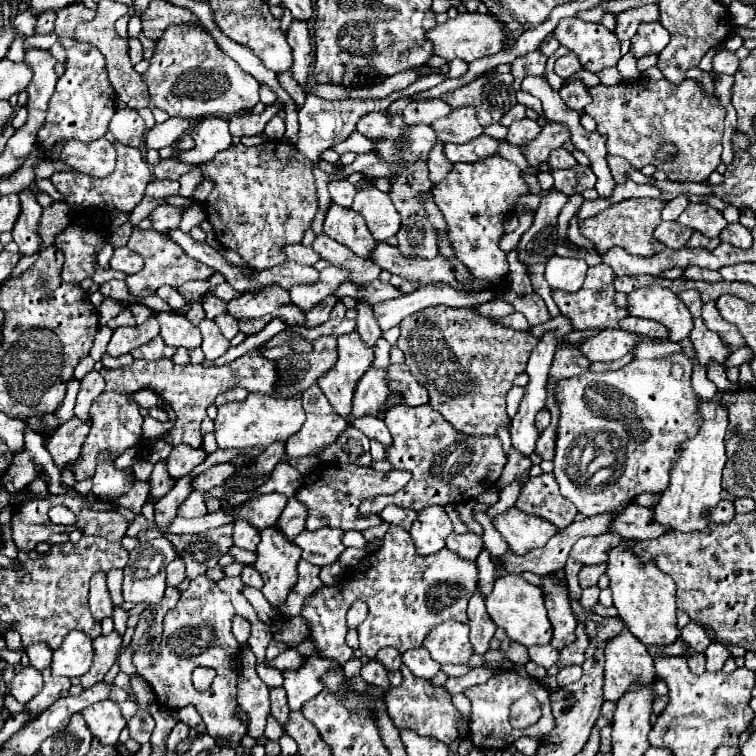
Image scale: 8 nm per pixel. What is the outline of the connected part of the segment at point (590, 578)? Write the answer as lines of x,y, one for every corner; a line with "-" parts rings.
607,562
596,566
584,566
579,572
580,586
585,589
597,585
599,578
606,572

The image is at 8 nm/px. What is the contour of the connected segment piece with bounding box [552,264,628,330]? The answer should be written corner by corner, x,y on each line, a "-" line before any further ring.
598,264
598,266
590,266
584,286
576,292
576,294
568,294
562,290
554,290
552,298
556,302
556,306
560,308
560,312
564,316
568,316
572,320
574,330
604,330
604,328
620,328
620,320
628,316
626,310
618,308
614,304
614,272
612,268
608,268
606,264

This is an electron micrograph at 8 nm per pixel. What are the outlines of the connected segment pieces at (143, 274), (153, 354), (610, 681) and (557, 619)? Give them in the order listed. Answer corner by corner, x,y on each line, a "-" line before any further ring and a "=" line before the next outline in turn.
134,226
132,230
132,236
126,244
130,250
138,252
142,258
144,258
144,268
138,272
138,274
132,274
126,278
126,284
128,284
128,290
134,294
134,296
148,296
148,294
154,294
160,286
168,284
168,286
182,286
184,282
188,280
206,280
210,278
214,272
212,268
208,268
206,264
200,264
198,260
192,260
174,240
168,240
166,234
150,228
150,230
140,230
=
156,336
156,338
154,338
154,340
150,340
148,344
144,344
144,346
136,348
136,350
132,350
130,354
132,354
134,358
158,360
158,358
172,358
172,356
174,356
174,352
176,352
176,348
166,346
166,344
162,342
162,338
160,338
160,336
=
628,630
608,640
604,656
604,700
616,702
632,682
650,684
656,678
652,656
=
552,574
540,576
542,578
542,590
544,590
544,602
548,610
548,618
552,622
554,630
554,640
550,642
556,650
562,650
570,642
576,640
574,628
576,628
576,618
570,608
568,600
568,584
554,578

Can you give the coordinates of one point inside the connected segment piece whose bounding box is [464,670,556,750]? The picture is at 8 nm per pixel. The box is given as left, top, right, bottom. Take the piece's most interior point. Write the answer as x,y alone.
491,702

